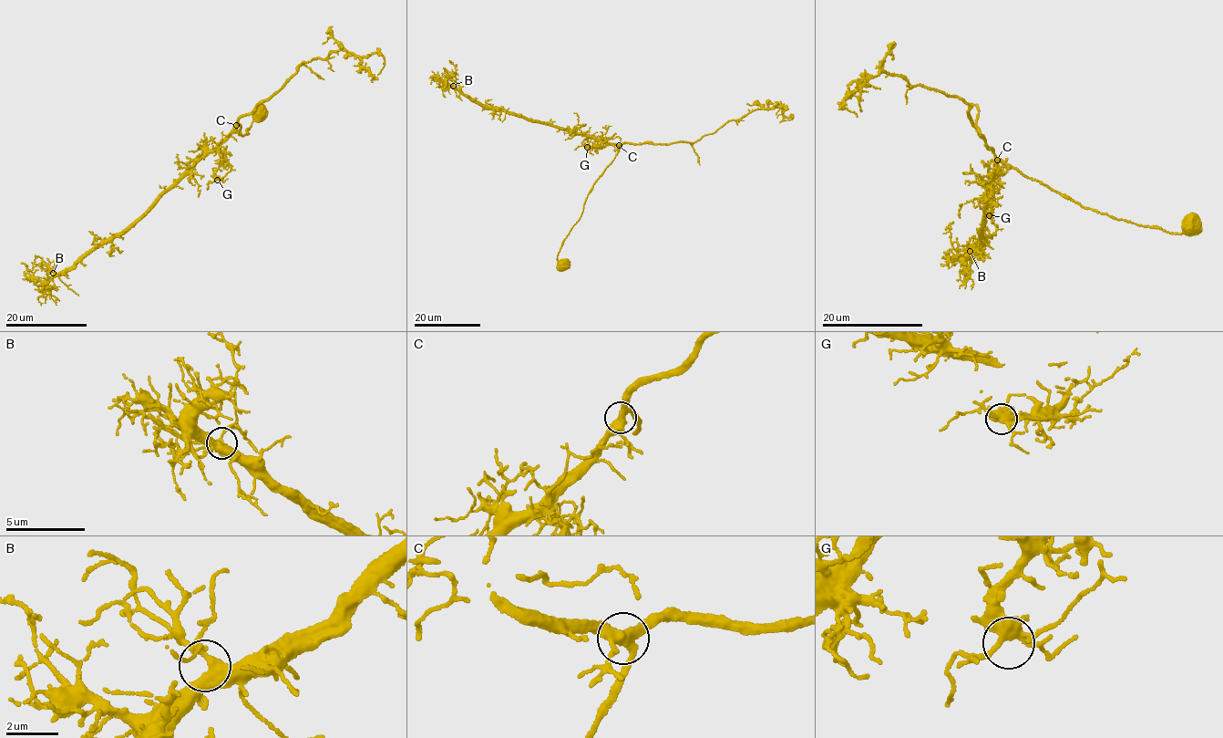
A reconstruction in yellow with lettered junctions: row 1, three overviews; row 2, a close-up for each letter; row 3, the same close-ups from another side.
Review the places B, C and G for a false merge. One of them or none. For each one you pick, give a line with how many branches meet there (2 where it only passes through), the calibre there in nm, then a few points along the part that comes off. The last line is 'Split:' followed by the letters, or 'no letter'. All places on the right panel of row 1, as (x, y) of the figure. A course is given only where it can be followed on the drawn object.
Split: no letter

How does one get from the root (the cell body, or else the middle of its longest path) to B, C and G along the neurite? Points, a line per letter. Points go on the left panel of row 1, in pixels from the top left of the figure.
B: (259, 115), (247, 134), (240, 135), (238, 124), (120, 233), (53, 273)
C: (259, 115), (245, 130), (248, 133), (242, 136), (238, 133), (241, 126), (236, 125)
G: (259, 115), (245, 130), (247, 134), (240, 135), (238, 123), (219, 148), (221, 165), (216, 171), (217, 180)

